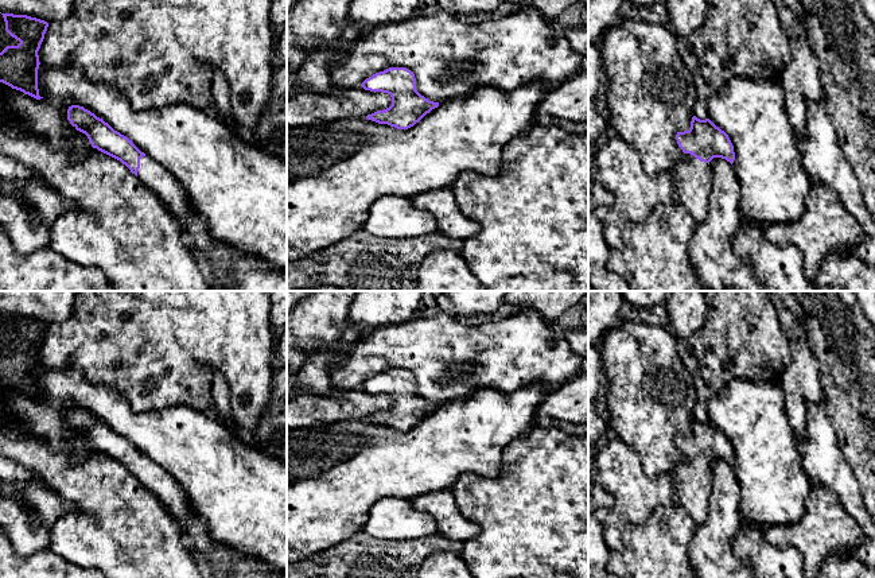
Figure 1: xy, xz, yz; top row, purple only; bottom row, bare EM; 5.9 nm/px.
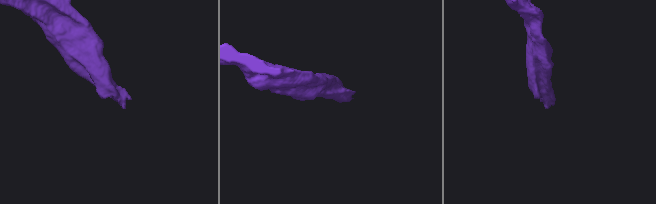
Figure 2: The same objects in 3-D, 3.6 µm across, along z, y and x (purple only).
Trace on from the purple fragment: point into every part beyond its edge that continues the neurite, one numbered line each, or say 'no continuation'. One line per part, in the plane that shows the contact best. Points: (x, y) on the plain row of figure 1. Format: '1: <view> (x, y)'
1: yz (691, 480)

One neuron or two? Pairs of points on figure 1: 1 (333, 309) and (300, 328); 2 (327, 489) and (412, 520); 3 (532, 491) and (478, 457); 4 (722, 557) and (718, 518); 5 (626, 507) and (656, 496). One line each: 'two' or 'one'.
1: one
2: two
3: two
4: one
5: one

